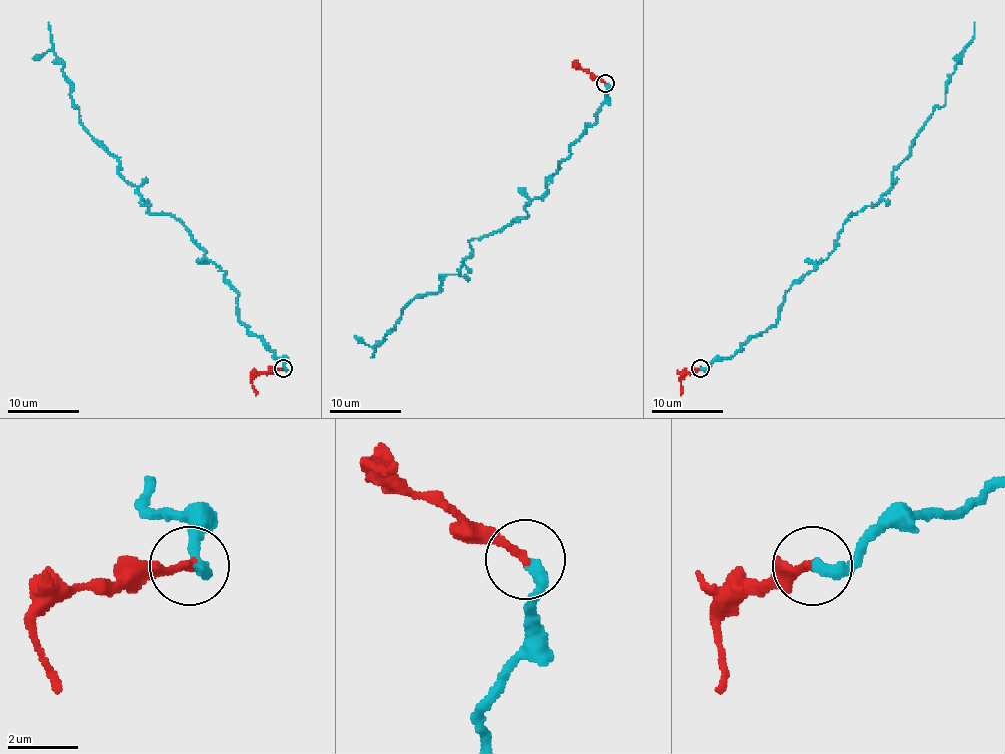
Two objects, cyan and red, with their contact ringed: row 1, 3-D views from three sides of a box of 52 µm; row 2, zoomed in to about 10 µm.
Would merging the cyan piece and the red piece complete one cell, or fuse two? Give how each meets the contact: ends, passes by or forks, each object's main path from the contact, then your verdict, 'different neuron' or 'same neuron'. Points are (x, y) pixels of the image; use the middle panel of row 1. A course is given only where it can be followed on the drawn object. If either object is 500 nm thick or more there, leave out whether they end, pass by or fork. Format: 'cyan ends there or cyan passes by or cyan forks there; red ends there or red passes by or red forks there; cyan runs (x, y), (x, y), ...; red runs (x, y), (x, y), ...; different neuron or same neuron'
cyan ends there; red ends there; cyan runs (605, 83), (597, 119), (547, 193), (473, 238), (462, 267), (419, 294), (370, 357); red runs (605, 83), (574, 65), (578, 63); same neuron

